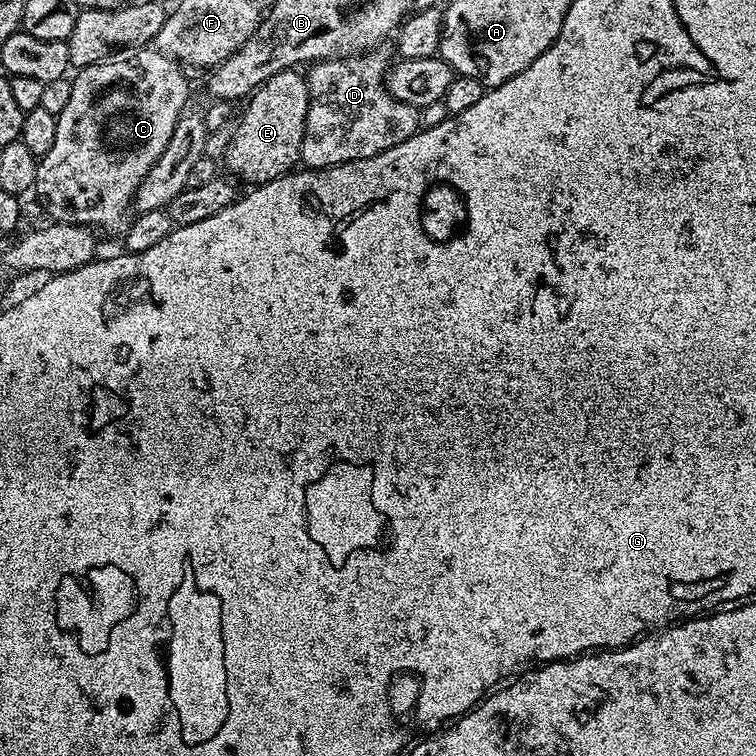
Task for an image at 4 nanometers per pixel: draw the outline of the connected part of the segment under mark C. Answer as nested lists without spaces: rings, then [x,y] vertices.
[[[140,50],[129,56],[132,56],[129,60],[112,58],[91,64],[71,77],[70,100],[56,117],[58,131],[54,146],[39,157],[36,165],[34,196],[40,199],[41,206],[52,215],[49,217],[55,223],[74,224],[89,230],[119,229],[133,207],[142,178],[146,178],[150,166],[162,158],[162,150],[166,150],[174,126],[185,115],[187,108],[184,107],[188,104],[185,69],[155,50]]]

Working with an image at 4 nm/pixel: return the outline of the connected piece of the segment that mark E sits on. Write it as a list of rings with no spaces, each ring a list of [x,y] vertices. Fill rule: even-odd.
[[[289,70],[274,74],[247,97],[243,105],[244,113],[241,114],[240,121],[239,116],[235,121],[228,149],[222,157],[222,164],[233,172],[231,175],[237,181],[245,180],[248,186],[264,184],[268,180],[284,176],[300,164],[302,134],[308,109],[308,82],[298,73],[299,71]]]

